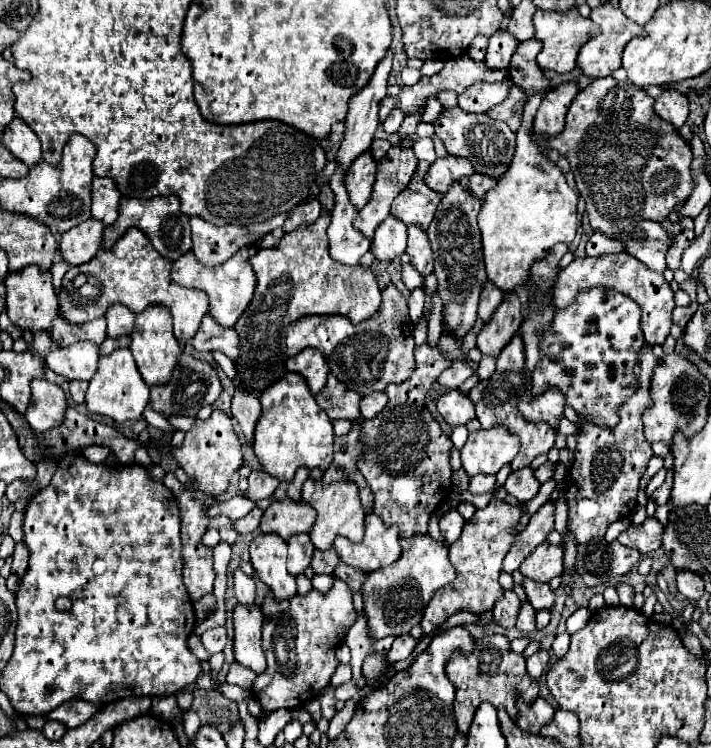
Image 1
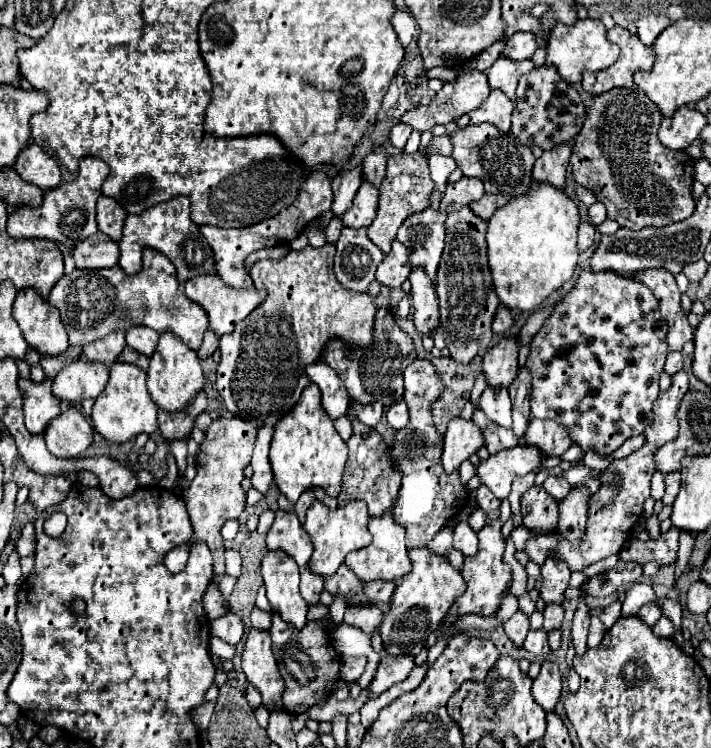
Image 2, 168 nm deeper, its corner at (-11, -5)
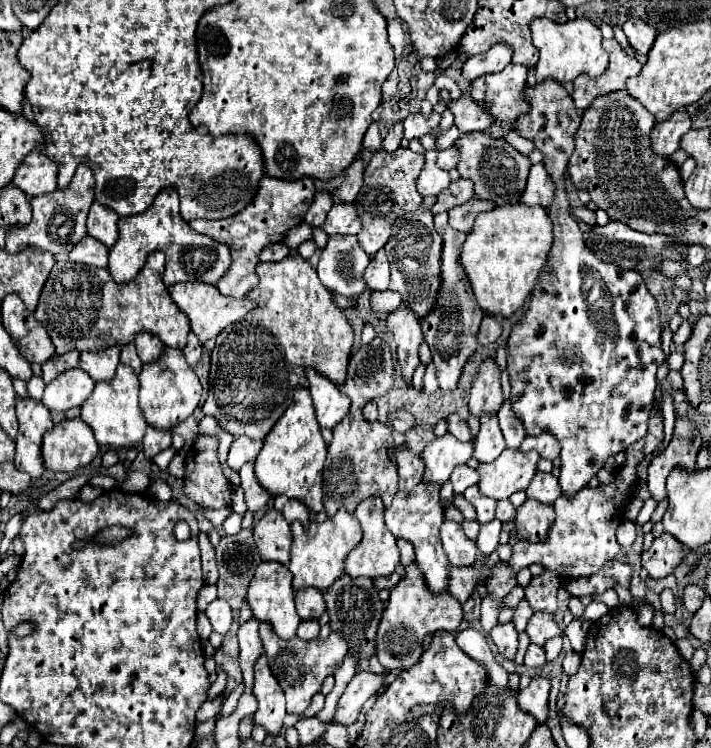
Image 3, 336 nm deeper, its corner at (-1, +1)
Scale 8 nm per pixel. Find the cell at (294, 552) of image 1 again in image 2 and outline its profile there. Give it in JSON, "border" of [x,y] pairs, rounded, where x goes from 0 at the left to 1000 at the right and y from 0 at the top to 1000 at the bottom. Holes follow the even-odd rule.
{"border":[[[428,759],[422,765],[422,791],[425,791],[425,797],[433,807],[444,807],[450,802],[453,786],[456,786],[453,770],[444,770],[442,765],[433,765],[433,759]]]}

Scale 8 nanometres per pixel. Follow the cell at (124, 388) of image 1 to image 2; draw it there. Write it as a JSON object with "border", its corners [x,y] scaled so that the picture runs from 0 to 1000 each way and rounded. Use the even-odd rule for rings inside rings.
{"border":[[[163,484],[155,492],[155,508],[146,524],[135,532],[132,548],[129,548],[129,564],[132,572],[158,591],[177,591],[200,578],[214,580],[222,575],[222,545],[214,540],[214,529],[208,529],[205,521],[205,495],[188,489],[188,487],[172,487]]]}

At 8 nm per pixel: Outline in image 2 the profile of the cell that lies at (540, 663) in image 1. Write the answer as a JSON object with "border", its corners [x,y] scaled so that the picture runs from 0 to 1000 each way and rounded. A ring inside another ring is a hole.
{"border":[[[765,882],[757,906],[748,914],[748,930],[765,949],[779,949],[790,920],[790,904],[785,898],[785,888]]]}

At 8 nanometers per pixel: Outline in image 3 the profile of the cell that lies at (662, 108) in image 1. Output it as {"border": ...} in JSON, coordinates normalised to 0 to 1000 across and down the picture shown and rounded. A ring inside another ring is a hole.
{"border":[[[962,147],[948,150],[934,163],[925,163],[914,179],[920,206],[934,209],[934,211],[945,209],[956,198],[956,184],[970,174],[970,168],[973,168],[973,160],[970,160],[968,150],[962,150]]]}

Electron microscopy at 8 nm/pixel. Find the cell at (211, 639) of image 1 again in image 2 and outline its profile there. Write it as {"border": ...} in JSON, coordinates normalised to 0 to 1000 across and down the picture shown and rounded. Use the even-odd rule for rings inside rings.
{"border":[[[318,821],[312,826],[304,826],[295,832],[295,845],[298,850],[332,864],[338,858],[338,853],[343,850],[343,837],[338,832],[338,826],[332,821]]]}

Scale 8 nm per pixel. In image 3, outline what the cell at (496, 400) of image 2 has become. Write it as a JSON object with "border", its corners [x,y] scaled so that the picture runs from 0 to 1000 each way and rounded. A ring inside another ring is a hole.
{"border":[[[678,556],[675,559],[675,578],[672,586],[667,591],[667,612],[672,618],[689,618],[695,612],[700,612],[700,607],[706,607],[706,602],[712,599],[703,570],[700,570],[700,559],[698,556]]]}

